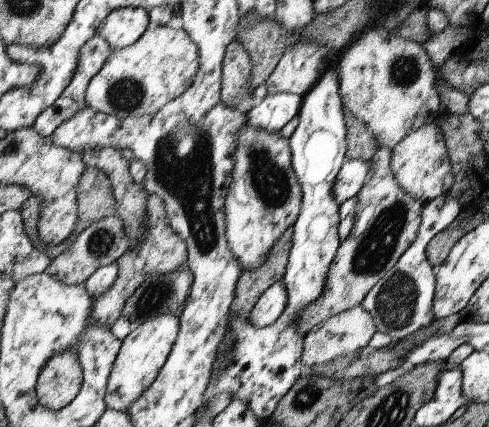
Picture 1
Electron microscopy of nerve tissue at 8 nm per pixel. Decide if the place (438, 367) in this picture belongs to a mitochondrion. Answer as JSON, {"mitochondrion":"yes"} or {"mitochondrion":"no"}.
{"mitochondrion":"no"}

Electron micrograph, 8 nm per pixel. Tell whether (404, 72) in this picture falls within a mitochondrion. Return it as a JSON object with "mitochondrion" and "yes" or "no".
{"mitochondrion":"yes"}

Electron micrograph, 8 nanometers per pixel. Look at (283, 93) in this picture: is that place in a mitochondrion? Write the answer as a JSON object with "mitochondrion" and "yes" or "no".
{"mitochondrion":"no"}

